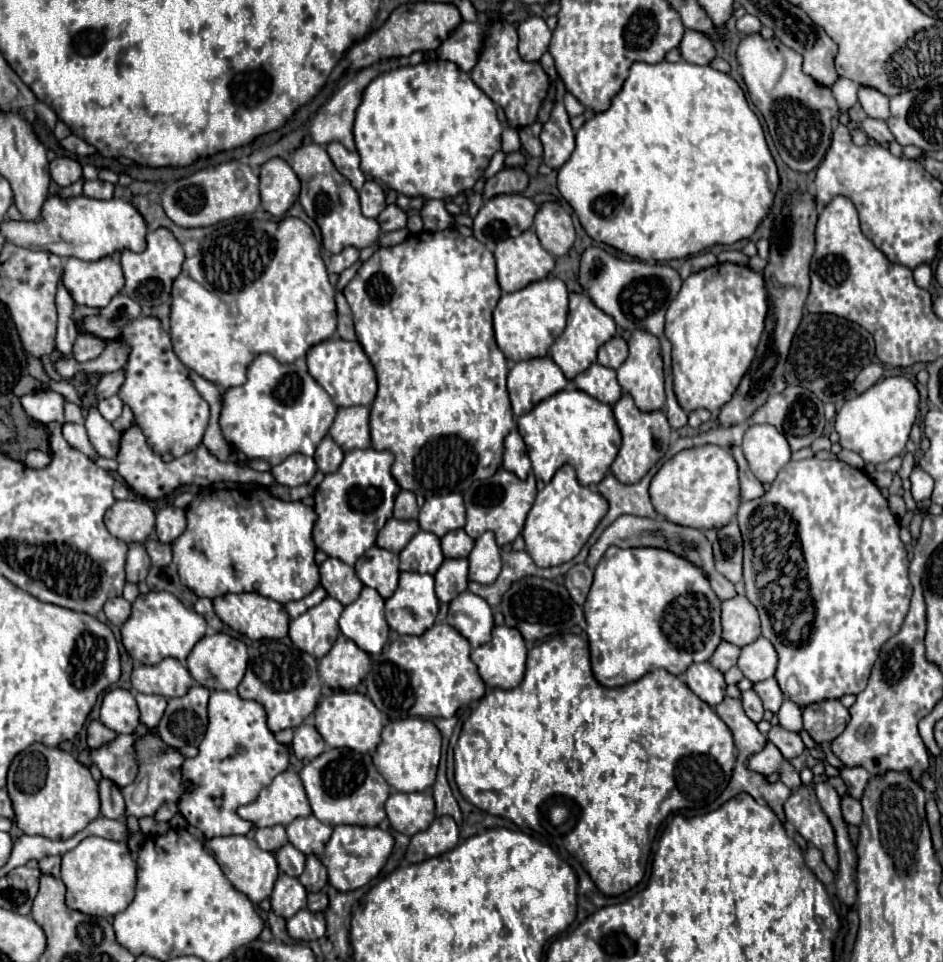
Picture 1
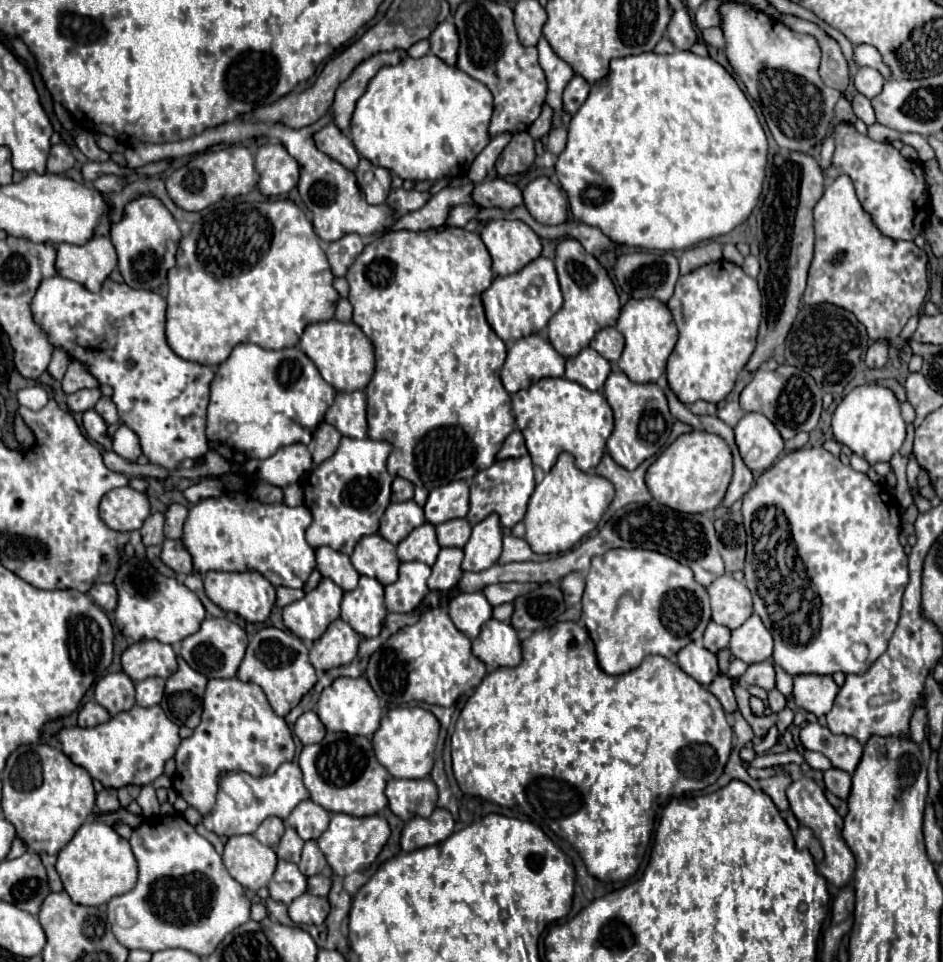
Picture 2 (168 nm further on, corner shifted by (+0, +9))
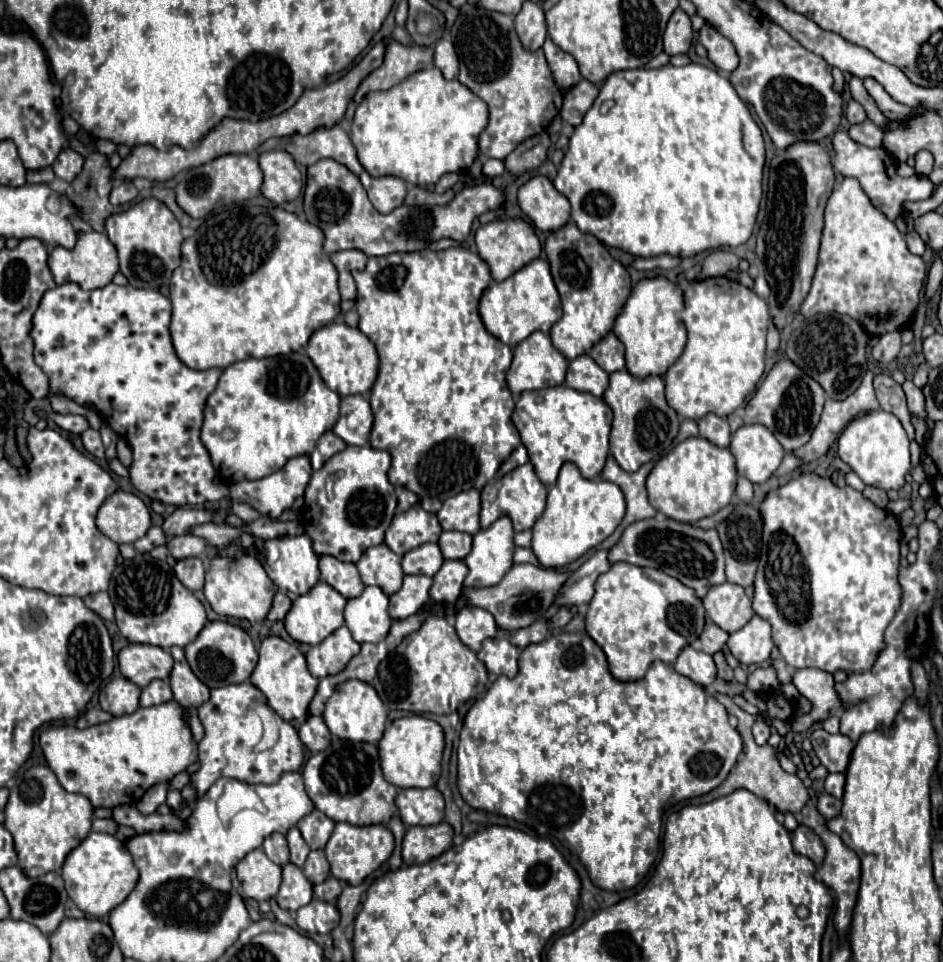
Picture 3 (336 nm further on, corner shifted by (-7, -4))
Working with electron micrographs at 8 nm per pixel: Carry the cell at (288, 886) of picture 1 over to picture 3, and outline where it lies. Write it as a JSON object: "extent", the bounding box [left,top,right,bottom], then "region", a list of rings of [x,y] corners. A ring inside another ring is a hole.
{"extent":[275,864,313,910],"region":[[[285,864],[283,866],[283,880],[281,880],[281,888],[275,896],[277,904],[285,910],[299,910],[301,906],[309,904],[313,898],[313,884],[305,878],[305,874],[301,872],[301,868],[297,868],[295,864]]]}

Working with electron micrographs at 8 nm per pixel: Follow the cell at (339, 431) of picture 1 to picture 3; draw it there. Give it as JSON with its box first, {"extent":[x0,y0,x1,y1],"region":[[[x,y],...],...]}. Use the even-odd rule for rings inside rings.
{"extent":[337,394,373,446],"region":[[[353,394],[341,398],[341,416],[337,420],[337,432],[339,438],[343,438],[347,444],[353,446],[367,446],[369,434],[373,426],[373,412],[369,406],[367,396]]]}

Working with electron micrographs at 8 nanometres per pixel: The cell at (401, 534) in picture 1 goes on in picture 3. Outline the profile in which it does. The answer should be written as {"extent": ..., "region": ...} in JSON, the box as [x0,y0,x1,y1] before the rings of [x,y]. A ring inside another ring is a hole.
{"extent":[385,504,443,556],"region":[[[413,504],[407,512],[401,512],[393,518],[391,526],[385,532],[385,544],[399,556],[425,544],[437,542],[443,532],[435,514],[425,512],[421,504]]]}

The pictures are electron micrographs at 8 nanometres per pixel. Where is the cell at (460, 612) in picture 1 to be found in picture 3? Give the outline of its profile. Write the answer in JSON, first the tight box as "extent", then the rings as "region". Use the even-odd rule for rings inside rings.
{"extent":[455,606,497,652],"region":[[[465,606],[457,612],[455,616],[455,626],[457,626],[457,636],[461,638],[461,642],[471,648],[473,652],[479,652],[481,642],[485,638],[491,638],[497,634],[497,624],[495,618],[483,610],[483,608],[475,608],[475,606]]]}

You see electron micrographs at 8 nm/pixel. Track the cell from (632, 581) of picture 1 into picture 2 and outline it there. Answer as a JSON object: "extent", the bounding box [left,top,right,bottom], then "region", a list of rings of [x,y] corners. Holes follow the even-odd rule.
{"extent":[582,549,712,675],"region":[[[610,549],[604,555],[592,557],[592,567],[586,575],[586,589],[582,597],[582,621],[590,633],[590,639],[594,641],[598,663],[608,675],[628,673],[650,655],[672,659],[680,647],[686,647],[704,635],[704,627],[712,621],[710,615],[712,611],[706,587],[696,583],[690,567],[676,563],[676,559],[668,555],[648,549]]]}

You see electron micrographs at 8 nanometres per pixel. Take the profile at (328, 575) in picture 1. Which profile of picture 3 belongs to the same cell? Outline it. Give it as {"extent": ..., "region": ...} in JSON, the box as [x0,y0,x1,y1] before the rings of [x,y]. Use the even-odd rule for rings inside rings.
{"extent":[319,556,365,600],"region":[[[321,556],[319,570],[321,570],[321,580],[333,586],[347,600],[359,596],[365,588],[365,584],[359,578],[357,566],[351,562],[341,562],[335,556]]]}

